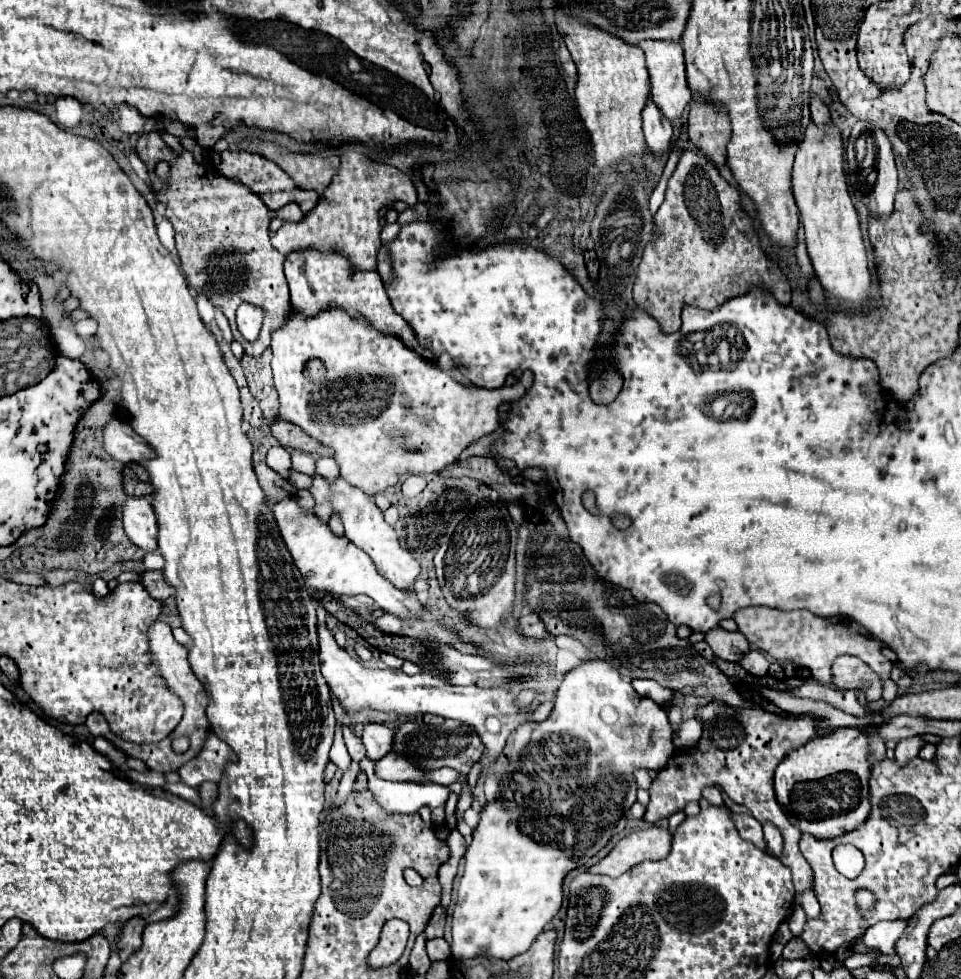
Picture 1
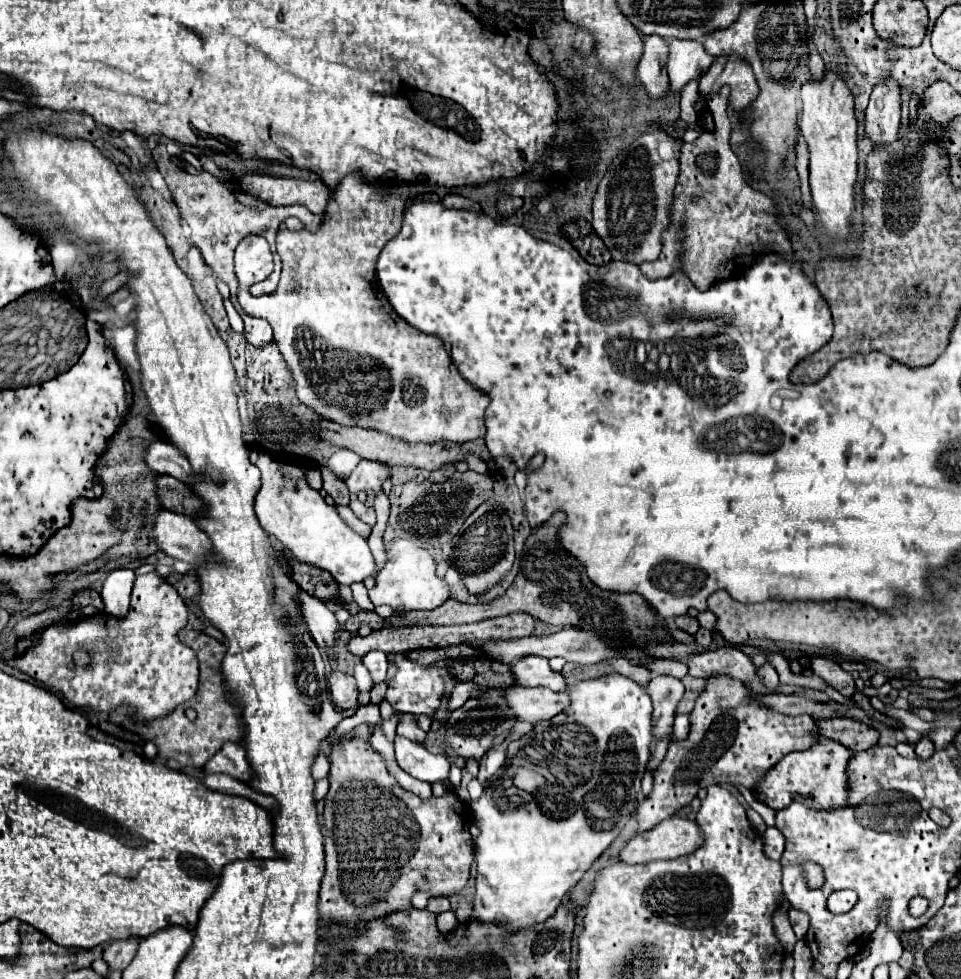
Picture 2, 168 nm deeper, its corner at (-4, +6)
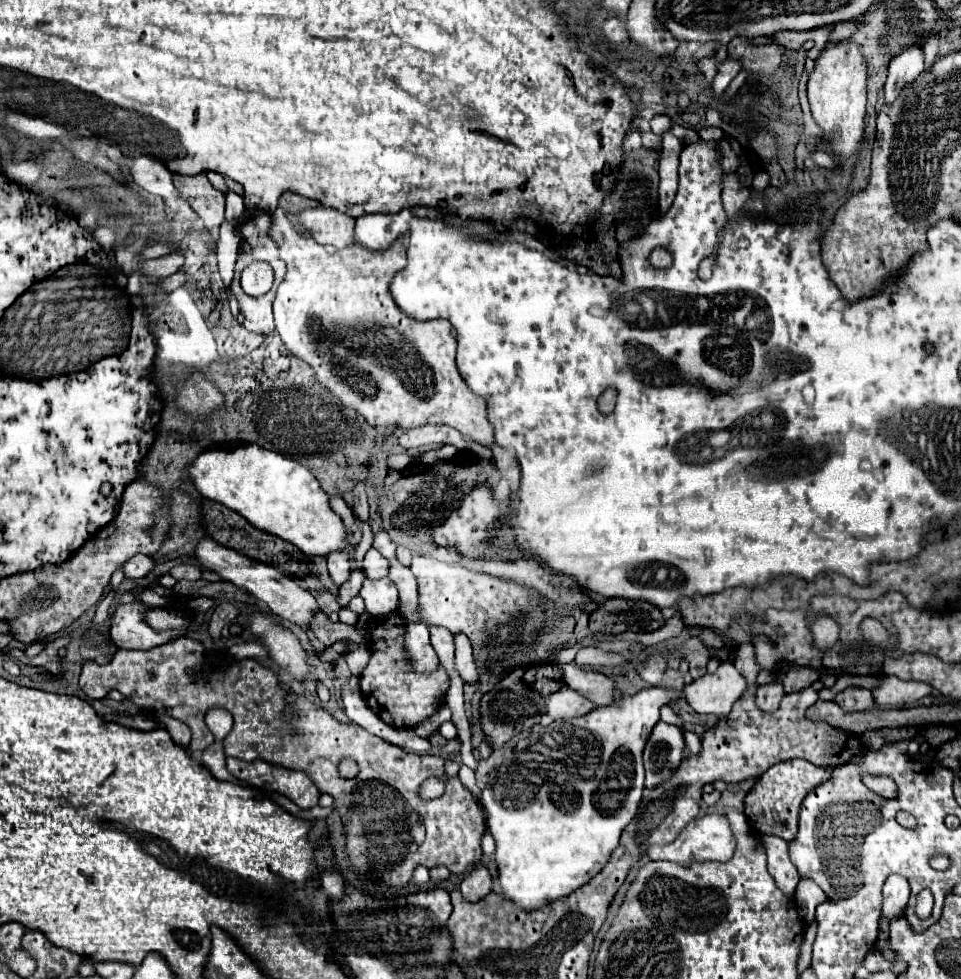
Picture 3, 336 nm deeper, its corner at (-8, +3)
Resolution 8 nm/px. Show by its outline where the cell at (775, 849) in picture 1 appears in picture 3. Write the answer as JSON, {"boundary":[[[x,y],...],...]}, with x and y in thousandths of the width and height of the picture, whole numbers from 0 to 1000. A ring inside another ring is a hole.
{"boundary":[[[798,853],[792,859],[794,859],[794,865],[798,869],[800,892],[804,894],[804,898],[806,898],[809,906],[815,910],[815,914],[819,918],[825,918],[829,902],[831,902],[831,892],[827,890],[823,877],[821,877],[819,859],[811,857],[806,853]]]}

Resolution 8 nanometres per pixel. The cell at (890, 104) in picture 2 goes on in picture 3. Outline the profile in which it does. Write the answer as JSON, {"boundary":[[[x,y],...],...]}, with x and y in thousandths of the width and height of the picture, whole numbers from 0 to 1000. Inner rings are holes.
{"boundary":[[[956,48],[942,50],[938,56],[929,58],[921,83],[921,107],[927,107],[935,99],[940,89],[950,85],[958,73],[960,73],[960,50]]]}

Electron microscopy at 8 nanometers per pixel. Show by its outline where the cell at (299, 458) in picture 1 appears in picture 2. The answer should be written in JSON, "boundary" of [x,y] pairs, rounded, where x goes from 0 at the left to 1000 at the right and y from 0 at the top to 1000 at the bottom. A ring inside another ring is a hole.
{"boundary":[[[332,476],[332,480],[336,489],[336,501],[338,501],[342,507],[347,507],[347,511],[349,511],[351,517],[363,517],[363,501],[361,501],[359,492],[353,490],[353,488],[349,488],[349,486],[340,480],[339,476]]]}

